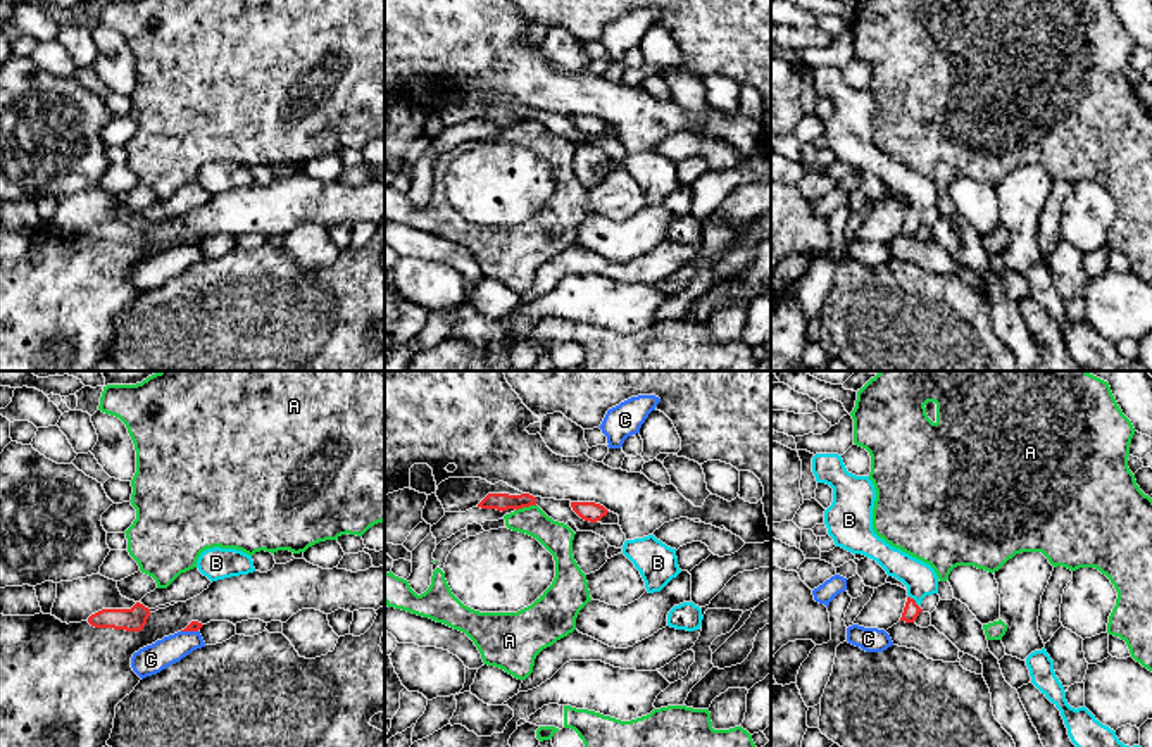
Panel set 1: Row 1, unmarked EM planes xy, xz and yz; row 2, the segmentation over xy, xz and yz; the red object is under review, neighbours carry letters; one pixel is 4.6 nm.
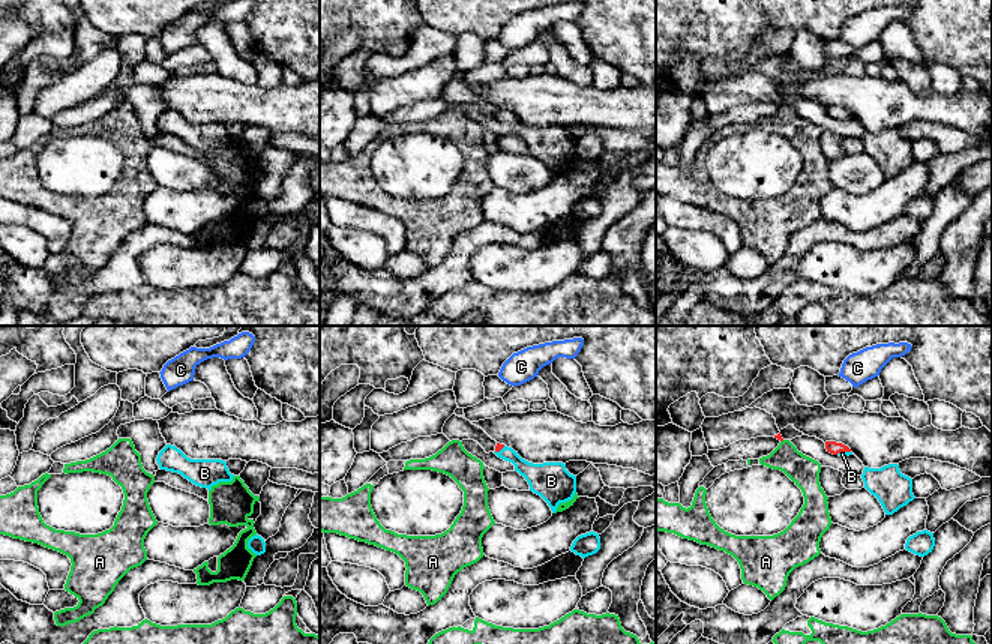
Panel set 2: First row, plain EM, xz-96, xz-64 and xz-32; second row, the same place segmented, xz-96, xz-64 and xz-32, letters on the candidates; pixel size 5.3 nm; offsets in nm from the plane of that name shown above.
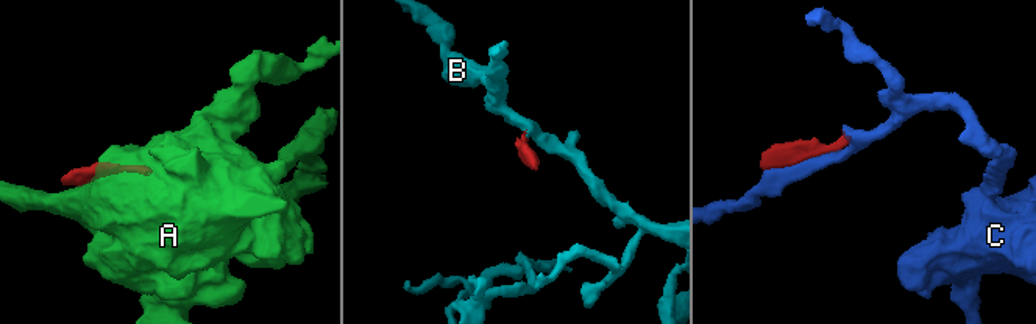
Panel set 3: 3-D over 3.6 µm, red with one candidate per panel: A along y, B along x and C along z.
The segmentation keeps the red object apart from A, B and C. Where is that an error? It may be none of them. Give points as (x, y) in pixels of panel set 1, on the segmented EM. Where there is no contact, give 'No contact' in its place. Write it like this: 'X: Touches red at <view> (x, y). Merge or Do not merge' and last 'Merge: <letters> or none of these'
A: Touches red at xz (525, 506). Do not merge
B: Touches red at yz (914, 601). Merge
C: Touches red at xy (190, 630). Do not merge
Merge: B

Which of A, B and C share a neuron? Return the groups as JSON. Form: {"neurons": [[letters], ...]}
{"neurons": [["A"], ["B"], ["C"]]}

